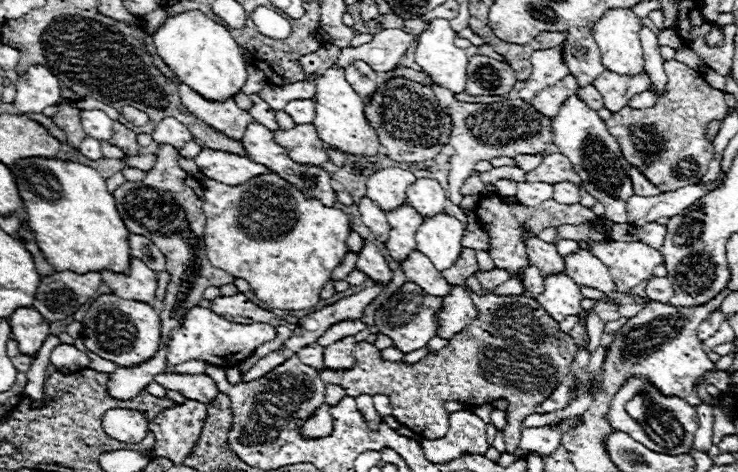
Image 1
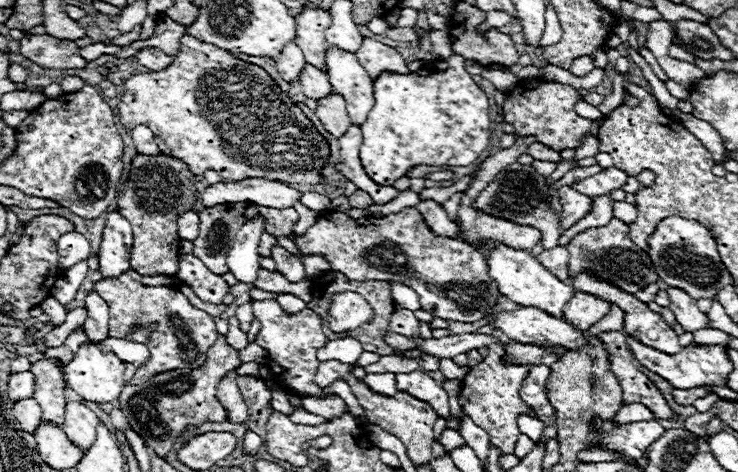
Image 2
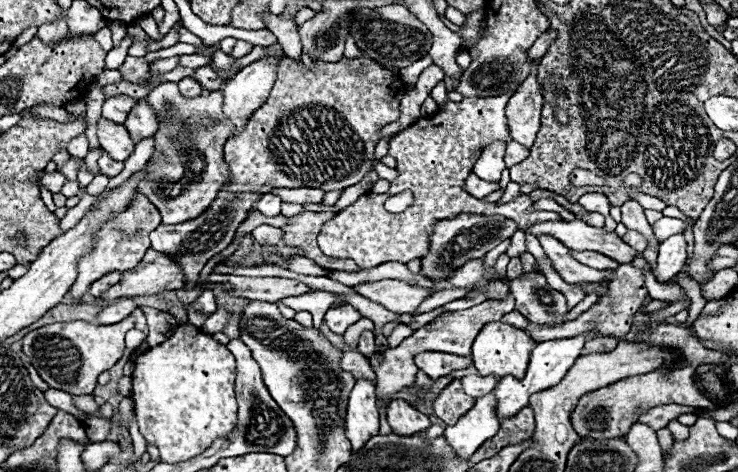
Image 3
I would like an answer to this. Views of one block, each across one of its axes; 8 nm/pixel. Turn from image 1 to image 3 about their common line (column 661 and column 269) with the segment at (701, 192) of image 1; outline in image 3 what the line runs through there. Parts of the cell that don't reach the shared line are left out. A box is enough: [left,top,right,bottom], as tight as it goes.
[256,194,282,218]

